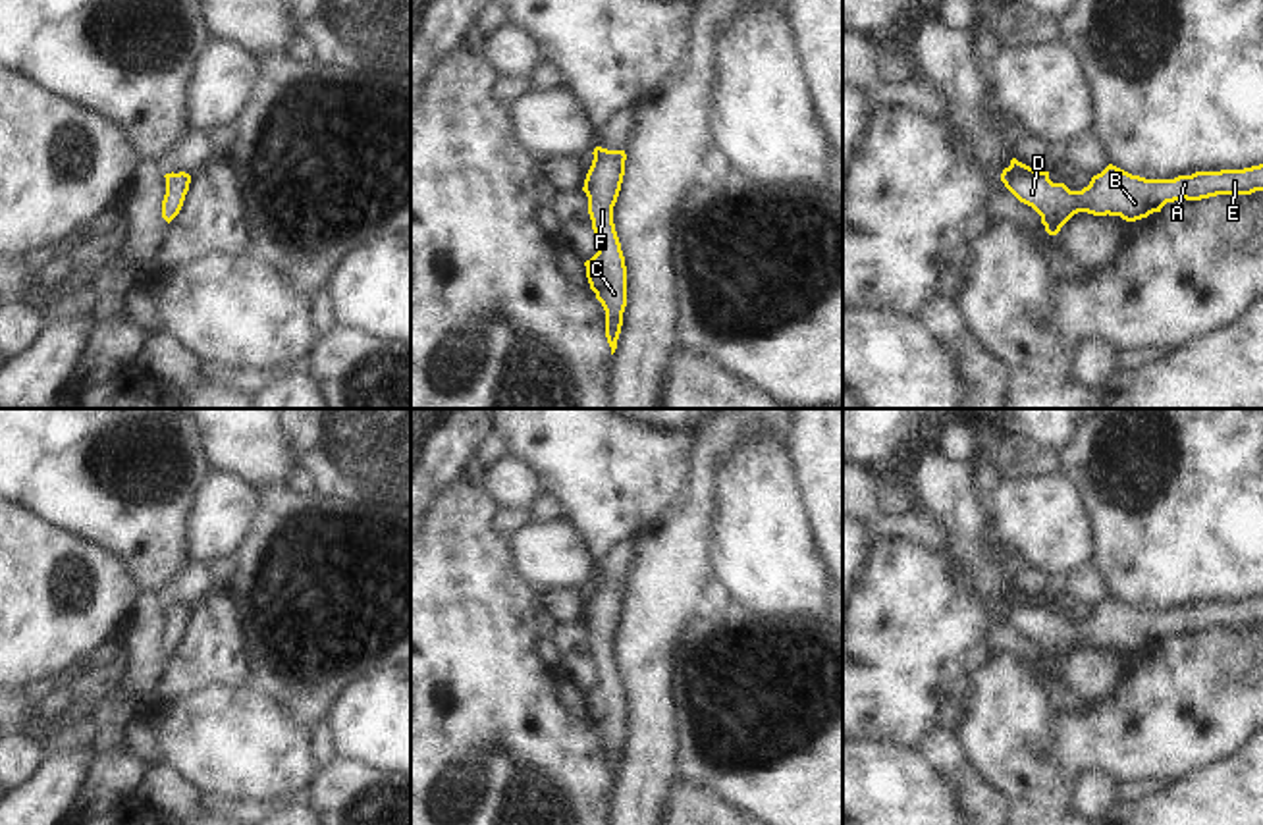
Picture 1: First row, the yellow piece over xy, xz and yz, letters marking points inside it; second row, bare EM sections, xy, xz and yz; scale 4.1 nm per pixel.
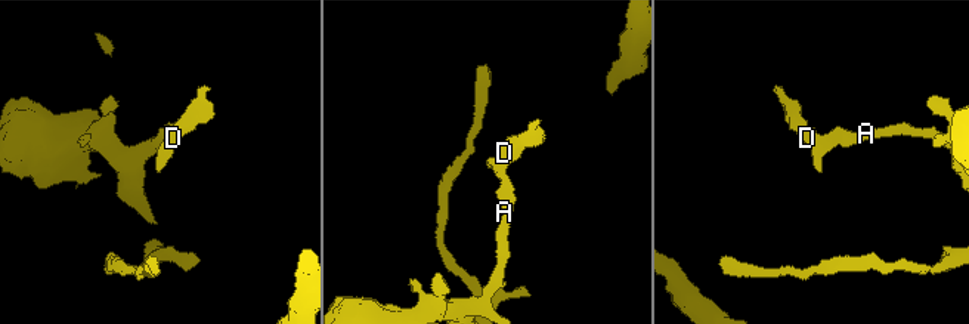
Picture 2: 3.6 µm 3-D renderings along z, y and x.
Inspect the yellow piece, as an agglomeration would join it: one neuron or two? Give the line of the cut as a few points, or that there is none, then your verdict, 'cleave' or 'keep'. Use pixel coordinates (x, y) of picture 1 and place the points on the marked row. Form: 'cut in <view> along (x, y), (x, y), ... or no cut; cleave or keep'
no cut; keep

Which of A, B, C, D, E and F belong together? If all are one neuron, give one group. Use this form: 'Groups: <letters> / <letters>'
Groups: A B C D E F

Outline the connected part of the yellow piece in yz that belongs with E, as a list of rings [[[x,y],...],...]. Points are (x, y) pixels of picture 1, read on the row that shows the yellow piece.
[[[1012,158],[1001,181],[1020,202],[1041,216],[1049,235],[1057,235],[1078,212],[1136,222],[1182,199],[1201,200],[1263,191],[1263,164],[1244,170],[1196,172],[1174,179],[1145,179],[1109,164],[1091,177],[1088,187],[1070,191],[1064,183],[1053,183],[1049,172],[1034,170]]]

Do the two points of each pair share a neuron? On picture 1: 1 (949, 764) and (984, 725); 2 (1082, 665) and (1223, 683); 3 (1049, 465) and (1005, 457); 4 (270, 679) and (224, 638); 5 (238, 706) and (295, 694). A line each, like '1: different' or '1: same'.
1: different
2: different
3: same
4: different
5: different

